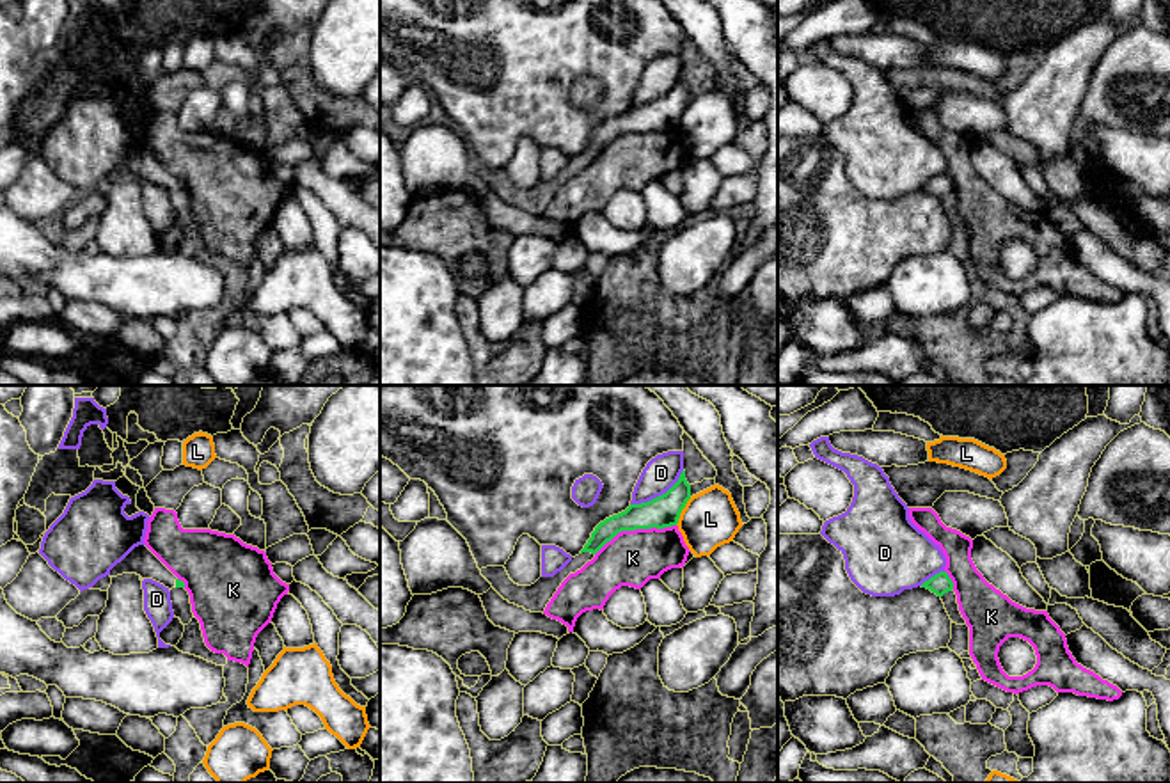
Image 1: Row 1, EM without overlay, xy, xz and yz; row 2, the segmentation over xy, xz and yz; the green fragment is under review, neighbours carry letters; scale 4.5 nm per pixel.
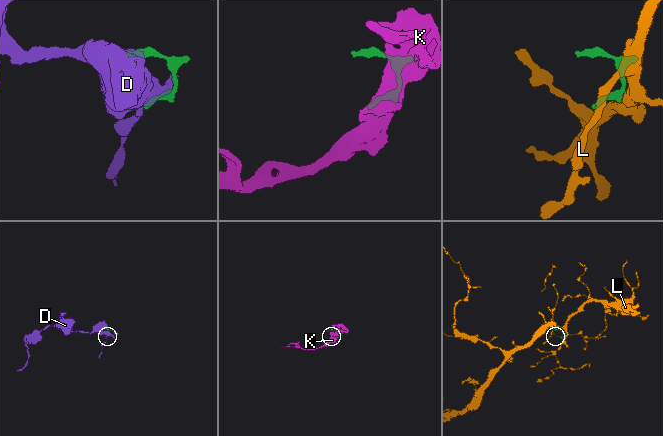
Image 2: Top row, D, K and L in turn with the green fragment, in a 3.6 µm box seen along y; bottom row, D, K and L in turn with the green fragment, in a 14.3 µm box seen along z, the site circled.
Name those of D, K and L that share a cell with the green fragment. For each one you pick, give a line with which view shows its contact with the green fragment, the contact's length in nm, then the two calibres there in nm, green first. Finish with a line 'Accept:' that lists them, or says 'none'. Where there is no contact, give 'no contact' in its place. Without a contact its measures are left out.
Accept: none

